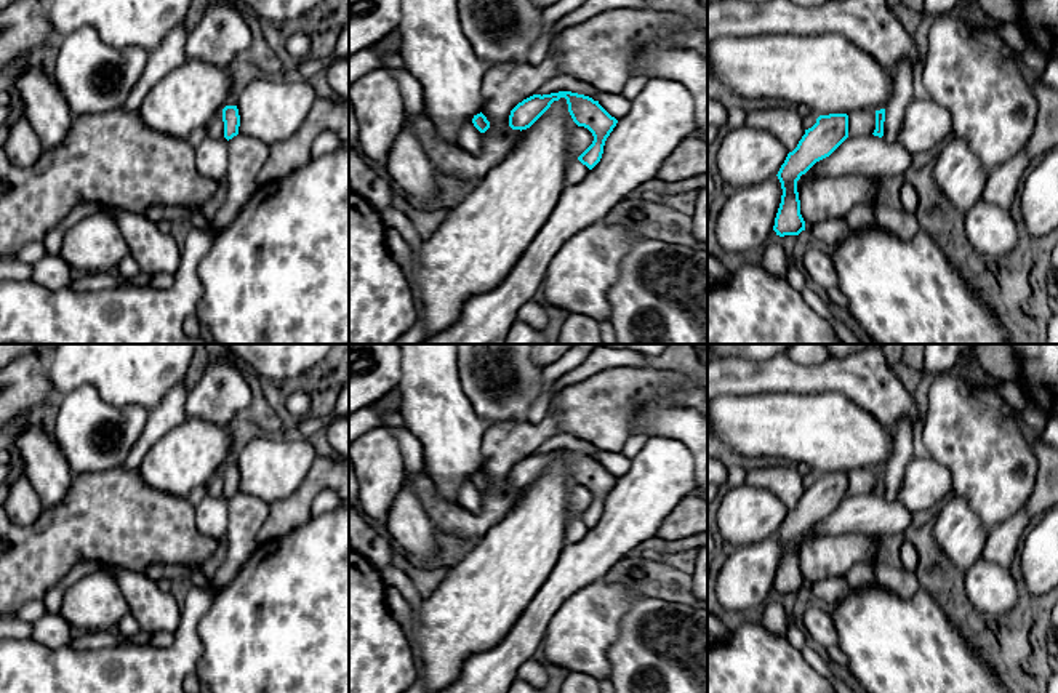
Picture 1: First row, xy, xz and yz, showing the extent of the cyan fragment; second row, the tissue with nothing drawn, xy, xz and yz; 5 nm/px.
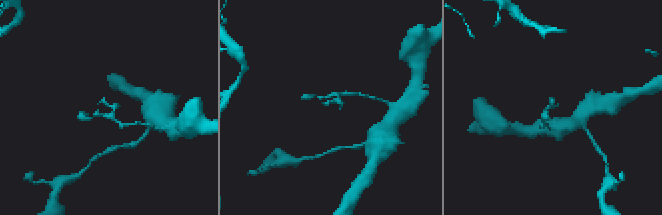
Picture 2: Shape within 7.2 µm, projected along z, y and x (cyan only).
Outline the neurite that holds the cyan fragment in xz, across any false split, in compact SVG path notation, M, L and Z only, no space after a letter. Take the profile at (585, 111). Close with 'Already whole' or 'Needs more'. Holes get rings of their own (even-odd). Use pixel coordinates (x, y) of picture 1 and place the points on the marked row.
M559 91L543 96L533 94L511 110L509 126L520 131L530 128L551 107L551 104L560 98L567 99L573 122L578 126L587 128L594 136L592 144L578 157L583 165L592 170L600 162L605 141L618 123L618 120L611 117L599 101L571 91Z. Already whole

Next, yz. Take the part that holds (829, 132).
M847 114L820 115L816 123L805 130L797 147L787 154L776 174L783 189L781 203L773 226L776 235L799 235L805 230L805 221L800 214L797 181L816 162L829 157L847 138Z. Already whole

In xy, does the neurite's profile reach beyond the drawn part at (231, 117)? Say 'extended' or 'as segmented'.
as segmented

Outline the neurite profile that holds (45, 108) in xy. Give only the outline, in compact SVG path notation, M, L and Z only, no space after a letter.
M30 62L22 64L16 78L18 94L24 106L24 117L34 128L43 150L59 146L74 122L64 96L43 70Z

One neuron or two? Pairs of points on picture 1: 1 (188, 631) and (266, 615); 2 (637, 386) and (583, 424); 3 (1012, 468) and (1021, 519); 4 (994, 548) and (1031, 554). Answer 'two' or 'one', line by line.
1: two
2: one
3: two
4: two

